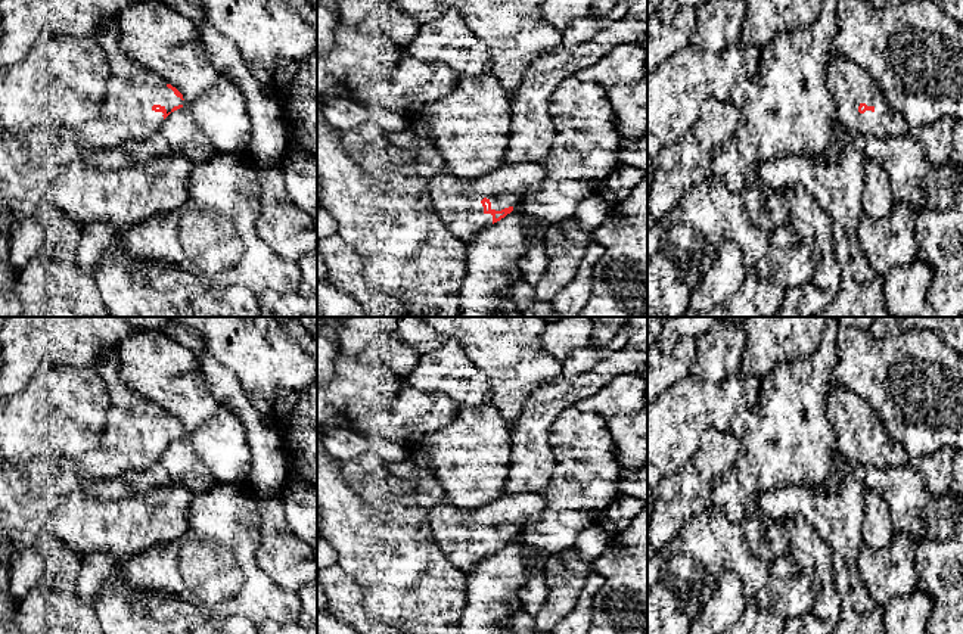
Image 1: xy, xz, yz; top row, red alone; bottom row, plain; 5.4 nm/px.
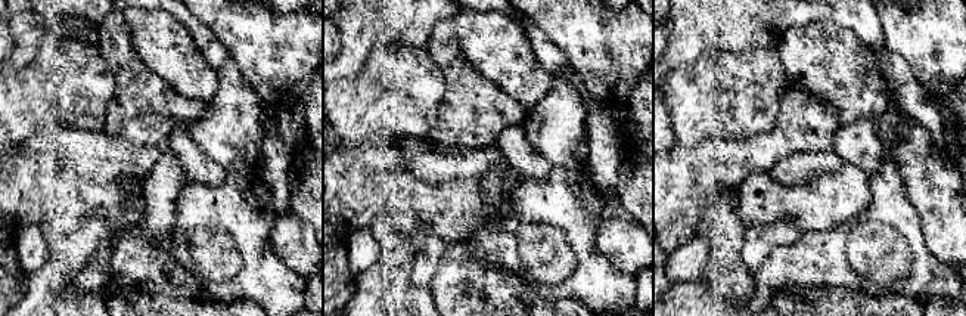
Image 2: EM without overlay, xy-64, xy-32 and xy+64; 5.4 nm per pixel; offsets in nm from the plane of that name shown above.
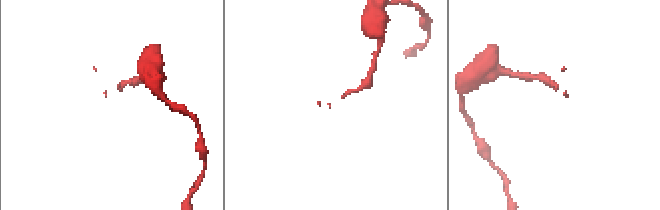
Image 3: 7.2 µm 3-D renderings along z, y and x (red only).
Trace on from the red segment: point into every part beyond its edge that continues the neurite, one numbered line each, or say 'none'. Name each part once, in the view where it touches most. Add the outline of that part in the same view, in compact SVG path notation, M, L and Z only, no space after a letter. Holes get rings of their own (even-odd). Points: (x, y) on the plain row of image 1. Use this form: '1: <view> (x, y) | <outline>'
1: xz (457, 530) | M544 492L503 494L487 506L437 504L429 512L429 525L450 562L469 574L476 563L493 554L493 546L484 543L484 528L496 541L516 537L528 522L540 519L544 509Z

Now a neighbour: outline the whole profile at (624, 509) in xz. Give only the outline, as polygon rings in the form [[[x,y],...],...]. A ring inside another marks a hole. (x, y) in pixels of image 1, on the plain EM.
[[[618,495],[615,501],[600,513],[599,523],[609,532],[624,531],[644,507],[644,501]]]

